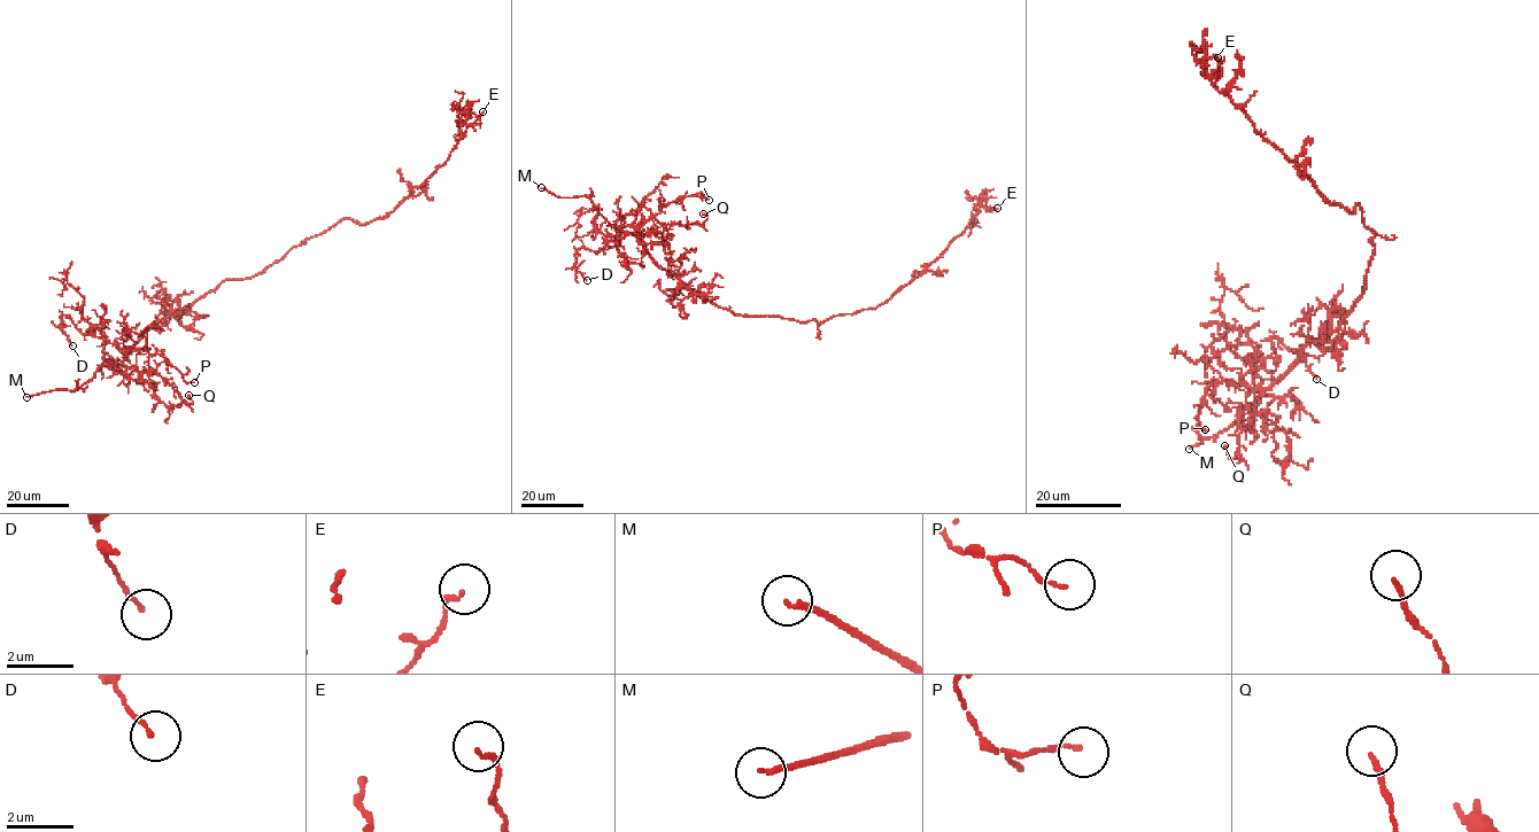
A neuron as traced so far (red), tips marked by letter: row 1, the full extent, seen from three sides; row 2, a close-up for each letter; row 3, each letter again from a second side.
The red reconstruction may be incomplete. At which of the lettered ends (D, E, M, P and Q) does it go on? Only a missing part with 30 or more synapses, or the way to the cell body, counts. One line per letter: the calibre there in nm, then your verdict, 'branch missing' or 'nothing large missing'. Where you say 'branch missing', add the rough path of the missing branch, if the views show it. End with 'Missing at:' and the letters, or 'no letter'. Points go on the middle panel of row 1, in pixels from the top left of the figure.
D: calibre 120 nm; nothing large missing
E: calibre 130 nm; nothing large missing
M: calibre 170 nm; branch missing
P: calibre 110 nm; nothing large missing
Q: calibre 130 nm; nothing large missing
Missing at: M

